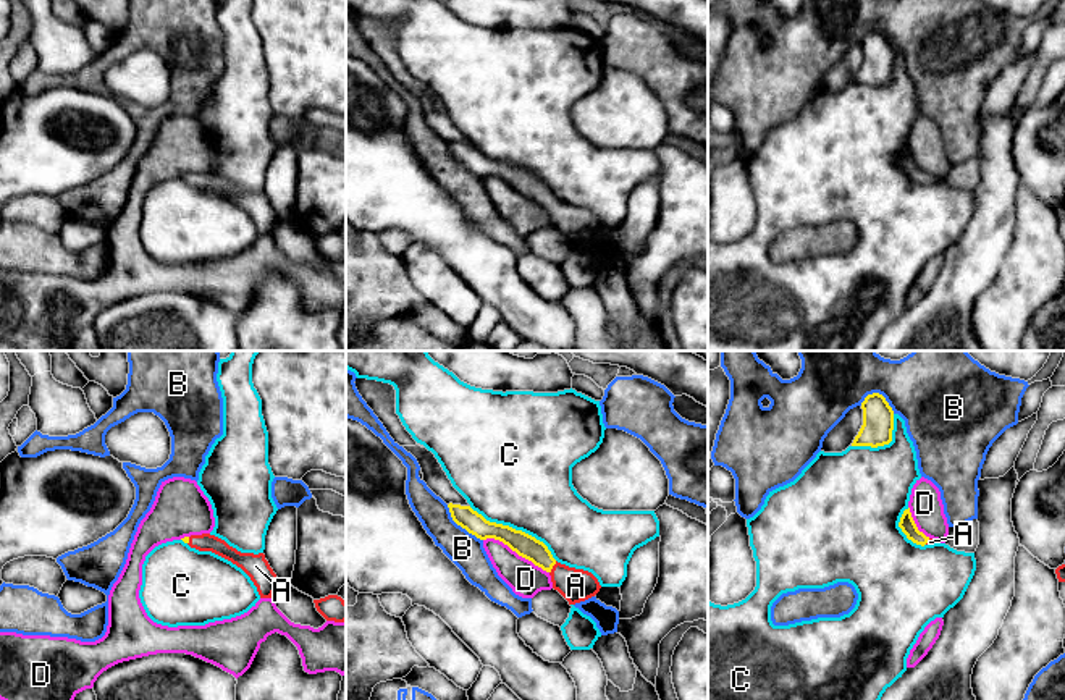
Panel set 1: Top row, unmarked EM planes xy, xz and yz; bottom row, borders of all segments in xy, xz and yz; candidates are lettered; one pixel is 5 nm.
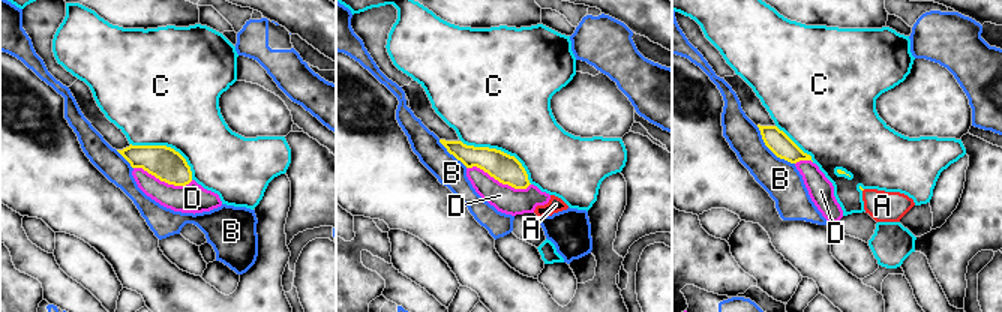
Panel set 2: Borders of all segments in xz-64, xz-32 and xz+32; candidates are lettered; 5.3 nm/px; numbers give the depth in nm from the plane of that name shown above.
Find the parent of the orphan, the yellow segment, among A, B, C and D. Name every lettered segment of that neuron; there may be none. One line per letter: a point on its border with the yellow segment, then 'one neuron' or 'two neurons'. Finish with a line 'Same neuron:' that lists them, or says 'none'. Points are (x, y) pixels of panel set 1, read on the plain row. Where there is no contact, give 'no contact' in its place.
A: xz (551, 206) | one neuron
B: xz (461, 164) | two neurons
C: xz (514, 167) | two neurons
D: xz (516, 189) | two neurons
Same neuron: A

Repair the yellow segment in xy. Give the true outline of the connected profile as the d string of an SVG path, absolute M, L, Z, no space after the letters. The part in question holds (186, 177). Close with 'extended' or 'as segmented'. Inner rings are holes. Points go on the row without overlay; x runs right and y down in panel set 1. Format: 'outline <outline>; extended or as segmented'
outline M210 171L191 173L181 178L191 186L199 189L212 189L241 205L257 225L260 236L272 236L275 226L280 221L280 217L270 205L263 191L241 191L229 184L225 178Z; extended

